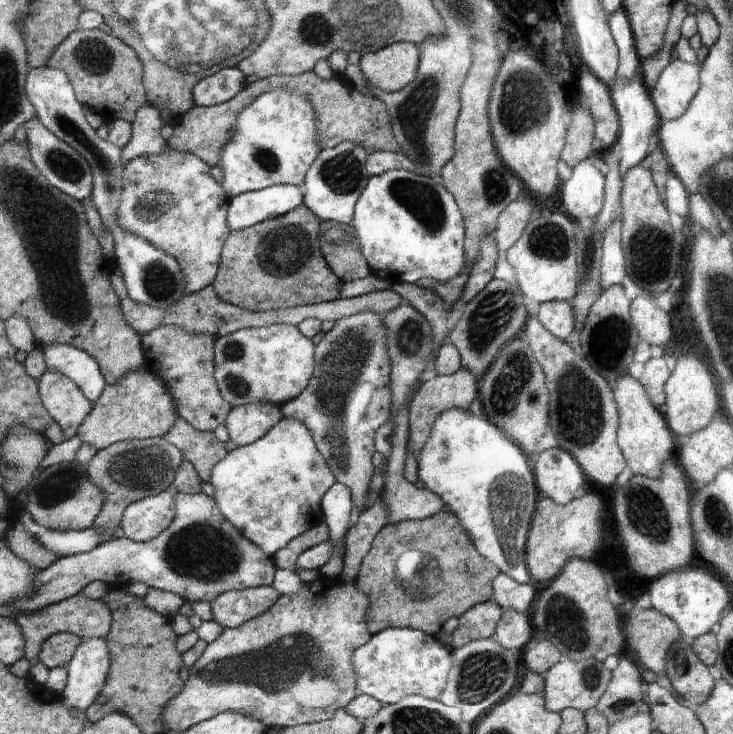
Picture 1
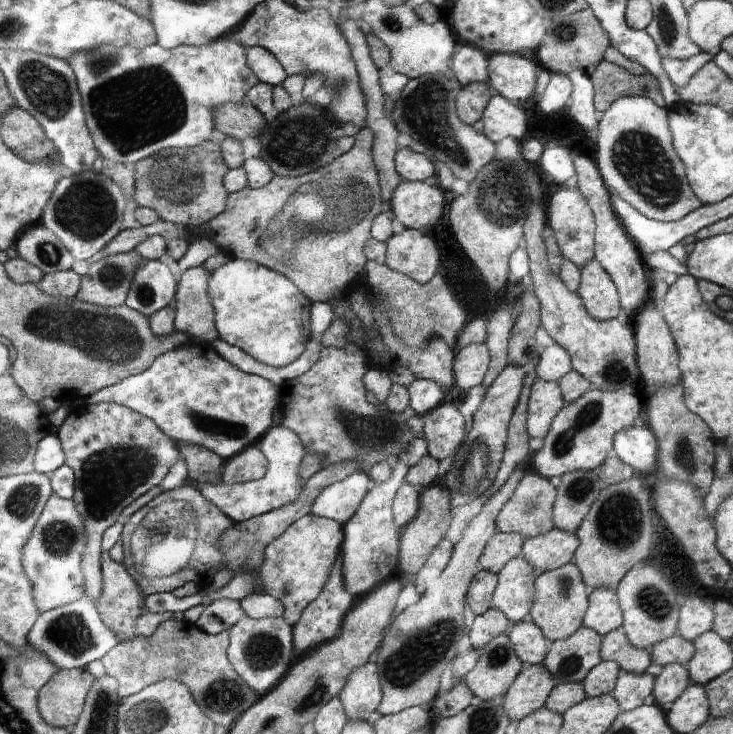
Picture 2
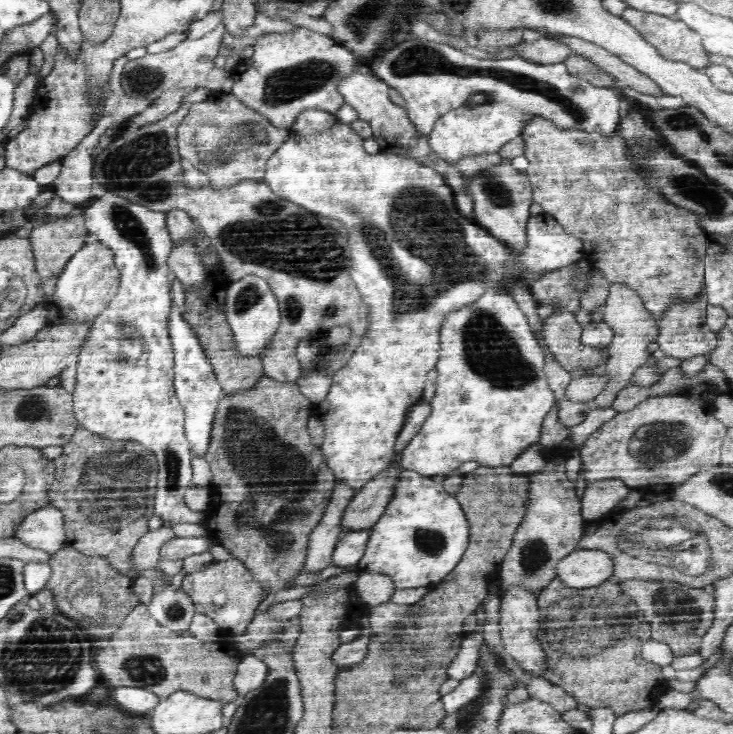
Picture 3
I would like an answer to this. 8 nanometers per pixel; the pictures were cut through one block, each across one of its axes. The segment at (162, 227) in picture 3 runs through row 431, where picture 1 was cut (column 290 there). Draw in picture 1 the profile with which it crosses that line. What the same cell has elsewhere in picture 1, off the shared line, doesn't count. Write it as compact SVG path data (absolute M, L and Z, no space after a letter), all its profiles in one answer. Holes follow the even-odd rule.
M276 86L254 98L238 116L234 138L220 154L220 186L230 200L238 194L272 185L303 186L312 163L320 152L316 119L306 96Z

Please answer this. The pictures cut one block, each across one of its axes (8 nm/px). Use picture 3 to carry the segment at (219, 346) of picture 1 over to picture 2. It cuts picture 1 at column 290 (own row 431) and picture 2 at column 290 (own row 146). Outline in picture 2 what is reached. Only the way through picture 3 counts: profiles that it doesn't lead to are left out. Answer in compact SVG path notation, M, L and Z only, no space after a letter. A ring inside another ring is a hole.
M232 258L227 264L211 272L208 294L215 306L215 327L219 331L219 338L246 352L254 360L282 368L293 363L309 348L313 301L287 276L251 260Z

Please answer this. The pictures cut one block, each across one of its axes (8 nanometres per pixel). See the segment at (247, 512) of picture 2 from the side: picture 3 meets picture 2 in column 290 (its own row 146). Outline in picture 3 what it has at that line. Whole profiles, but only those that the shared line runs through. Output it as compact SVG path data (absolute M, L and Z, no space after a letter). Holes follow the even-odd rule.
M409 38L408 41L386 50L369 66L380 80L400 92L405 100L408 118L422 135L428 135L432 151L449 163L468 155L498 153L506 143L522 135L530 120L548 119L563 129L578 129L584 132L600 133L605 138L615 135L616 124L620 122L620 111L624 99L618 87L594 86L590 81L568 71L567 65L530 61L526 57L513 56L504 59L482 59L468 55L448 44ZM474 92L484 92L489 101L482 106L465 106L465 100Z

